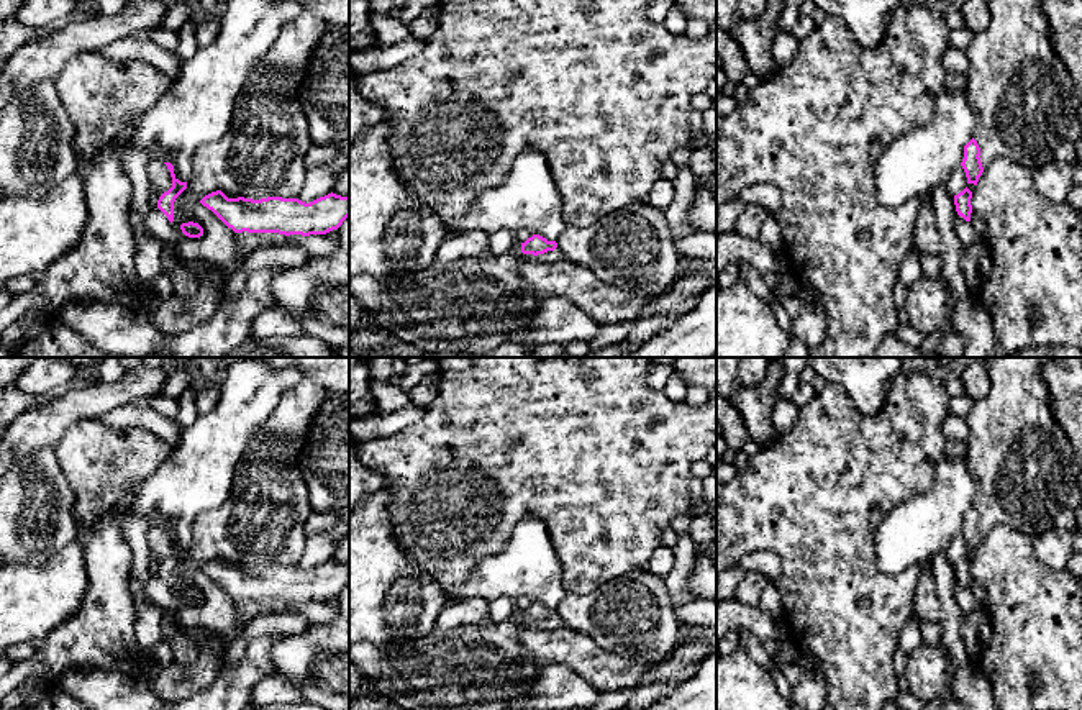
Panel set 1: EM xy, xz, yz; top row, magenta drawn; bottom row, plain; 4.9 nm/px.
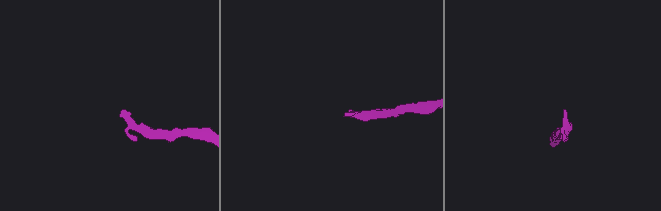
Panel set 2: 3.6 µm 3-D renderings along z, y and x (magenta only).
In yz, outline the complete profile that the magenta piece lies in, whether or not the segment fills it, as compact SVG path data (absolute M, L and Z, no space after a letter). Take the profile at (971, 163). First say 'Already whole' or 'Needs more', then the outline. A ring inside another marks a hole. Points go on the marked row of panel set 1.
Needs more. M987 0L990 23L974 34L966 49L969 59L969 107L975 115L972 139L964 146L961 162L967 184L977 185L984 167L997 157L1008 157L1030 171L1044 164L1074 162L1082 138L1079 107L1072 77L1056 54L1043 0Z

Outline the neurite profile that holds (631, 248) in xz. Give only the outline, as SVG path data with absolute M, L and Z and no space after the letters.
M649 203L620 208L589 226L566 225L557 248L600 280L661 294L679 277L679 256L664 210Z

